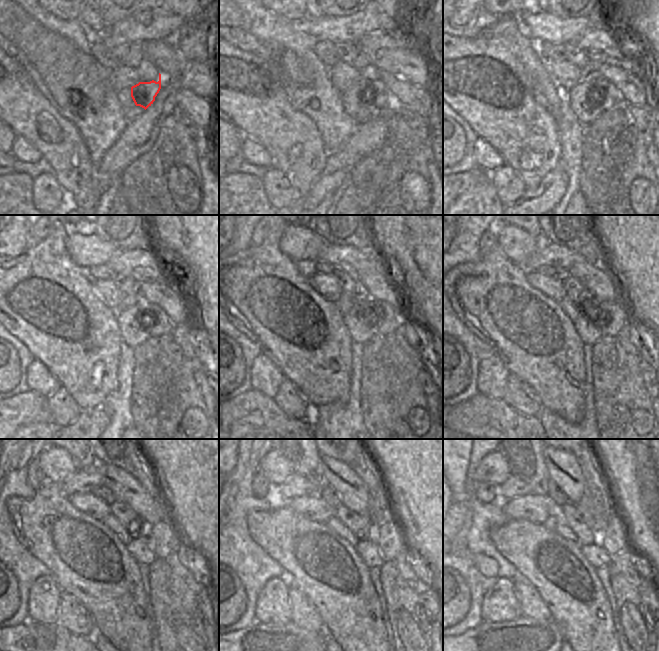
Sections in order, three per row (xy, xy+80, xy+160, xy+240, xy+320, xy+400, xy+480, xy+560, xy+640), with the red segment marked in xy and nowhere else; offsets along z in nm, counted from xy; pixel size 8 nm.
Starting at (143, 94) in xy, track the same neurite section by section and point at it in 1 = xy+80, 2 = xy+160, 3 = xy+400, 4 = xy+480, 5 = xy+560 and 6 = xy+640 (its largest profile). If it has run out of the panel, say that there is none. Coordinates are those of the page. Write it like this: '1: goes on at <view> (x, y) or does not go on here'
1: goes on at xy+80 (376, 94)
2: goes on at xy+160 (606, 97)
3: goes on at xy+400 (613, 314)
4: goes on at xy+480 (165, 539)
5: goes on at xy+560 (390, 542)
6: goes on at xy+640 (615, 539)

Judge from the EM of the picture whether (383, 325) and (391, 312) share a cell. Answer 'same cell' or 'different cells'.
same cell

